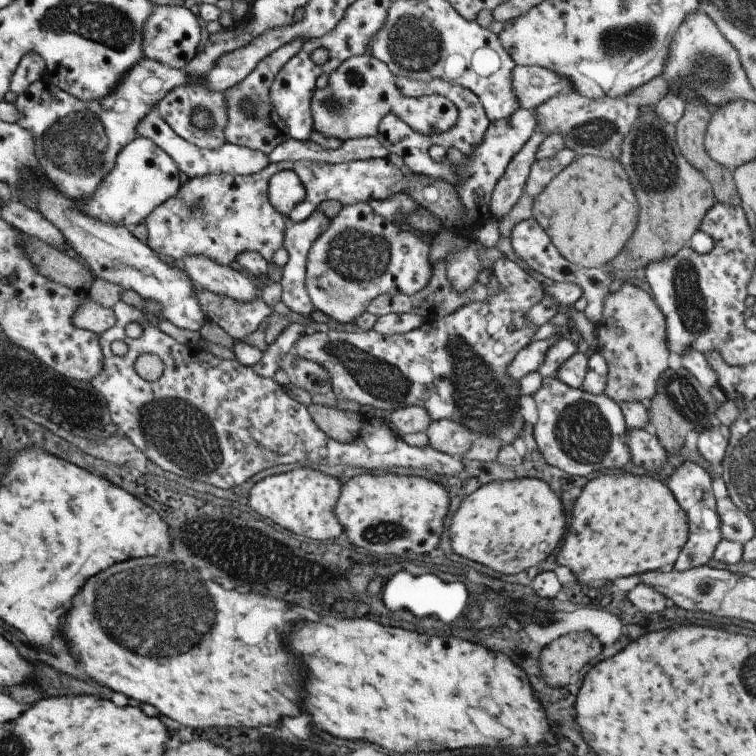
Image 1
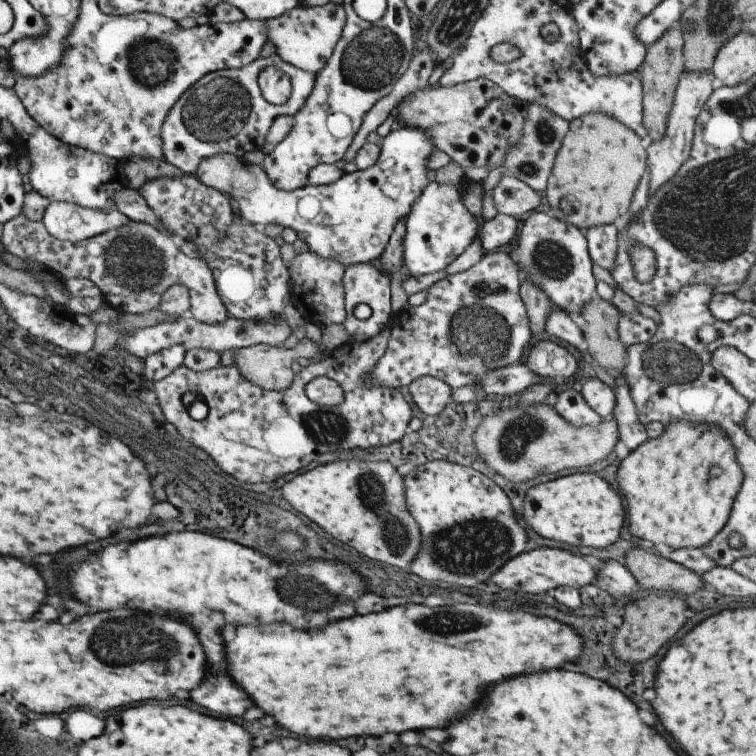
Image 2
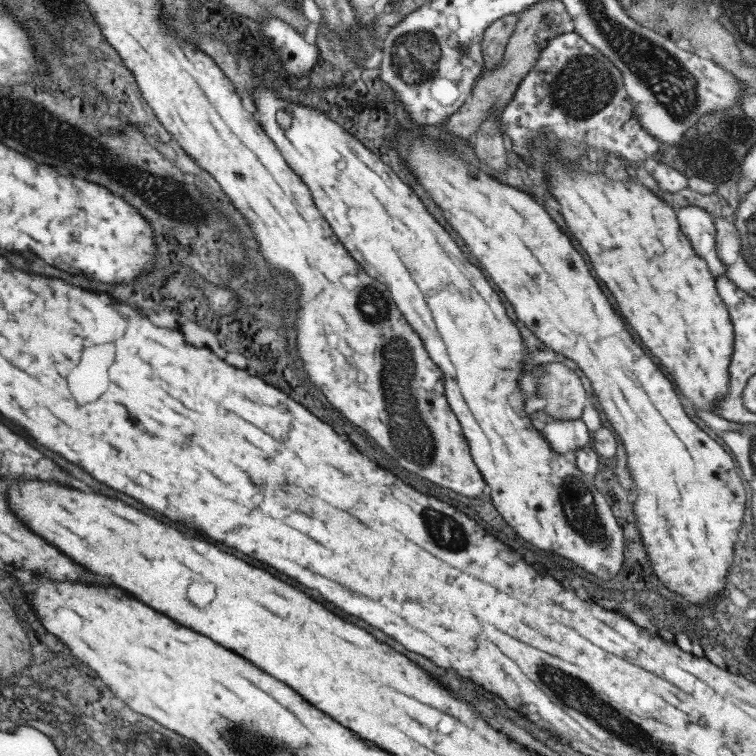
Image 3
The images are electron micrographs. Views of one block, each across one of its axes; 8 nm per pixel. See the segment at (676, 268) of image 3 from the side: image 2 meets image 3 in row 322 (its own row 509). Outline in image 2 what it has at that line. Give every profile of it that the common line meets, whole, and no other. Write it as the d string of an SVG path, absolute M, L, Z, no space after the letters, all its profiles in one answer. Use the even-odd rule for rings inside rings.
M669 422L665 426L665 432L655 438L655 440L647 440L643 444L639 444L639 448L635 448L633 452L629 452L629 456L625 460L621 460L619 468L617 468L617 482L619 482L619 490L625 498L625 506L627 506L627 524L629 524L629 532L631 536L637 536L639 540L651 540L655 548L665 548L665 550L683 550L683 548L703 548L707 542L713 540L713 536L719 534L719 530L725 526L725 522L729 520L729 514L731 514L731 508L733 508L733 502L735 502L735 496L737 492L741 490L741 484L743 484L743 472L741 472L741 466L737 464L737 458L735 458L737 450L731 442L731 438L727 436L725 430L717 428L717 426L711 426L711 424L691 424L691 422Z

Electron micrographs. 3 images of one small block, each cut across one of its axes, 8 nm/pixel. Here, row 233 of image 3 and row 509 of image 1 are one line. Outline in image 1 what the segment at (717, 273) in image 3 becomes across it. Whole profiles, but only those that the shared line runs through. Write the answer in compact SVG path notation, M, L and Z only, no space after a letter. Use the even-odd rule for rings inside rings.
M685 462L673 472L673 476L669 476L665 486L671 490L673 498L679 502L681 510L687 516L687 526L689 526L687 544L681 548L681 552L679 552L675 564L673 564L673 570L675 572L685 572L685 570L691 570L691 568L701 568L709 562L717 544L721 542L717 502L713 500L713 492L711 492L711 476L701 466L697 466L695 462Z

